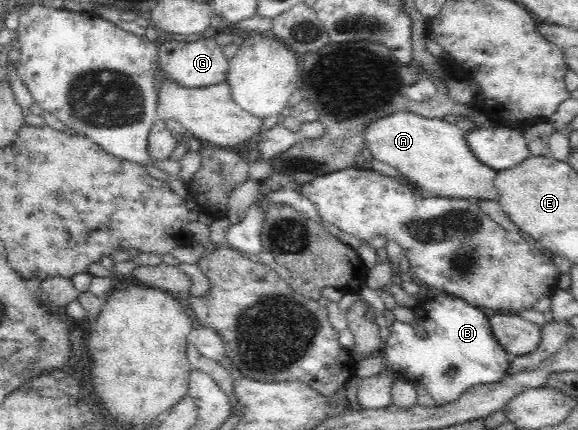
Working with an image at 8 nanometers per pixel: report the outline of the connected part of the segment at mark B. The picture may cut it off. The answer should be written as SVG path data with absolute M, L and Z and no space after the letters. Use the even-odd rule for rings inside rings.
M434 293L431 298L417 302L413 306L414 321L412 323L397 320L393 315L393 309L384 308L383 317L386 319L390 337L383 344L380 352L387 357L389 369L407 381L423 385L437 405L446 405L453 402L471 386L491 384L501 380L507 375L507 367L511 362L507 358L505 349L490 331L487 311L475 308L467 302L456 296L453 298L451 295ZM413 323L419 324L425 330L425 334L427 334L425 338L417 336ZM453 365L457 366L457 372L455 372L455 376L448 376L448 368Z

